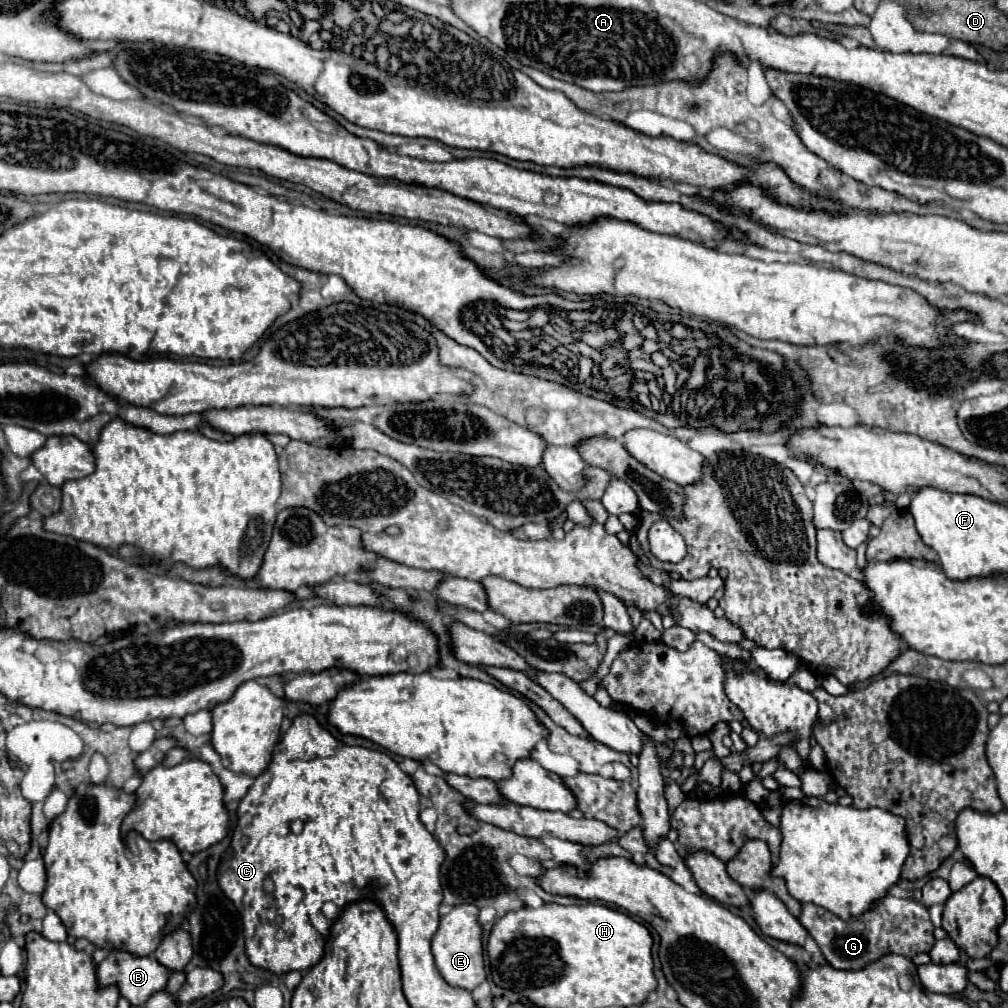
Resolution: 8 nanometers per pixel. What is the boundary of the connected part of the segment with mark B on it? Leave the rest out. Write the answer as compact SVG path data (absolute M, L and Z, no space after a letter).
M110 950L106 960L98 964L98 982L100 986L108 986L108 984L116 984L120 994L124 998L128 998L130 1004L142 1006L152 994L160 992L166 988L170 970L166 970L166 966L162 966L156 958L152 956L134 956L126 950Z

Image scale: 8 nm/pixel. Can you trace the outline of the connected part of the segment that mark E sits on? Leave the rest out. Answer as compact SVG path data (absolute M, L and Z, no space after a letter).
M458 904L446 916L440 918L440 928L432 938L432 954L436 958L436 966L444 980L452 986L460 986L464 990L474 990L478 984L486 980L484 966L484 944L482 944L482 926L478 922L480 908L474 904Z

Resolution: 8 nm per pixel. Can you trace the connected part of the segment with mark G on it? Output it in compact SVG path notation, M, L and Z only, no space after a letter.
M884 896L876 908L850 920L842 920L820 906L802 904L800 922L822 948L826 962L838 970L864 970L868 964L880 960L886 954L914 958L920 952L930 952L930 946L936 942L932 934L934 924L928 910L916 900L904 900L896 896Z

